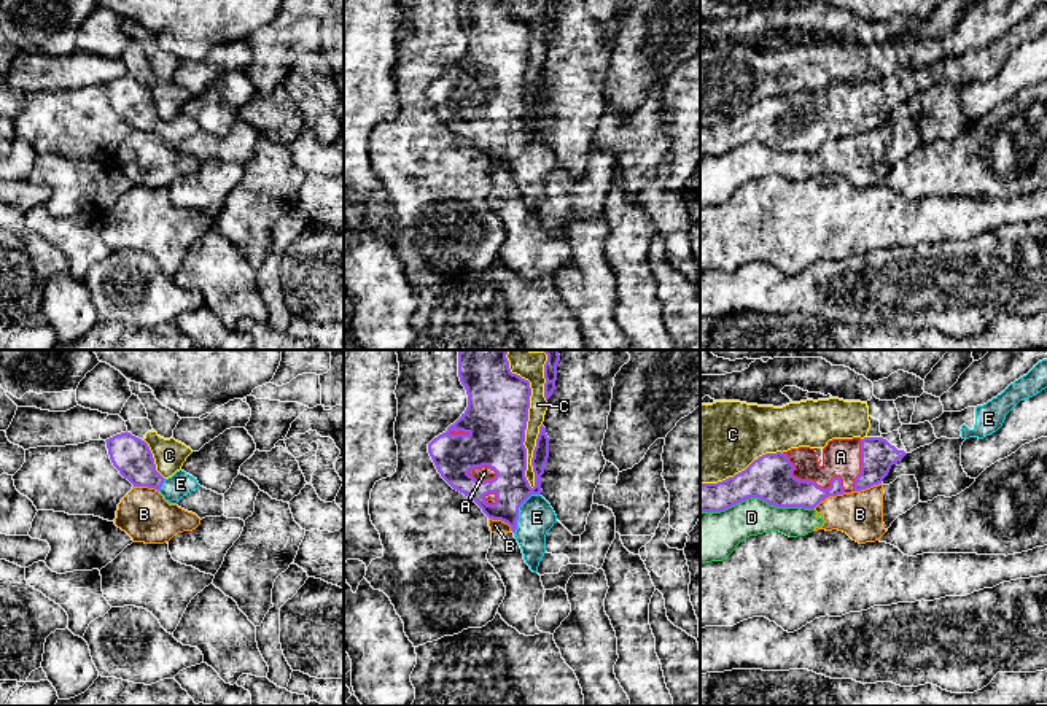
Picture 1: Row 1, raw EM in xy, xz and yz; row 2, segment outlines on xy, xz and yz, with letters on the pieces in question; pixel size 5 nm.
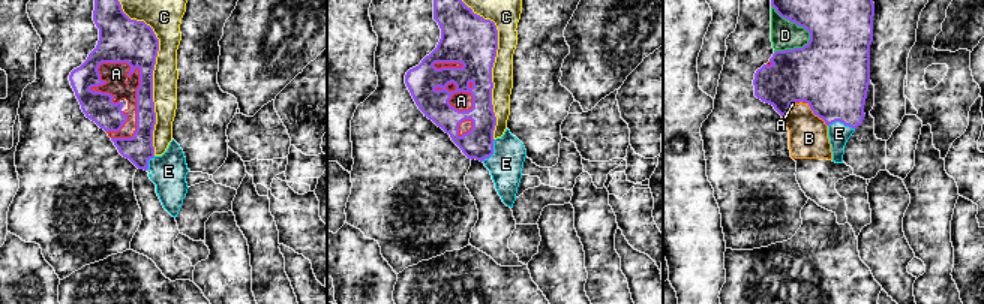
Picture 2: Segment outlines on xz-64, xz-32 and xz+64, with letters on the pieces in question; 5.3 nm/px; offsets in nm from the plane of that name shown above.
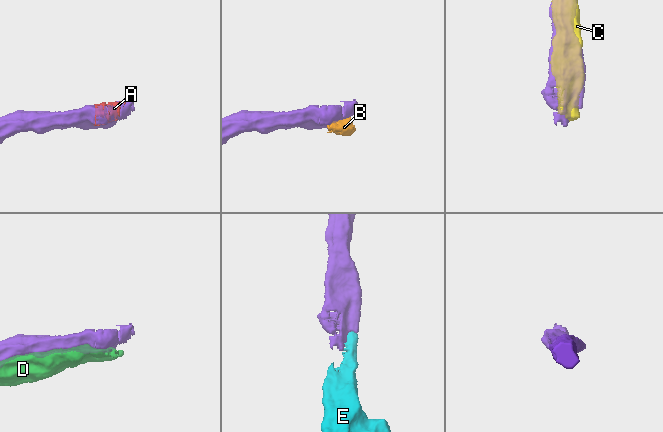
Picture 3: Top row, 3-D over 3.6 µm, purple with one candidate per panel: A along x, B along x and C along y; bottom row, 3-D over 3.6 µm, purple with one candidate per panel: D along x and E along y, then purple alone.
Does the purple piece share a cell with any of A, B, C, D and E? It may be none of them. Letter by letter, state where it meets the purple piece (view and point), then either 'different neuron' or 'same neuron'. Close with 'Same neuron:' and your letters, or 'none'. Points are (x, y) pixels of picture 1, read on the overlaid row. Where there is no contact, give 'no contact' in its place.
A: contact yz (812, 481); same neuron
B: contact yz (867, 487); different neuron
C: contact xz (527, 417); different neuron
D: contact yz (756, 496); different neuron
E: contact xz (517, 511); same neuron
Same neuron: A, E

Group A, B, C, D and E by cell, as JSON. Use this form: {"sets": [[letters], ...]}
{"sets": [["A", "E"], ["B", "D"], ["C"]]}

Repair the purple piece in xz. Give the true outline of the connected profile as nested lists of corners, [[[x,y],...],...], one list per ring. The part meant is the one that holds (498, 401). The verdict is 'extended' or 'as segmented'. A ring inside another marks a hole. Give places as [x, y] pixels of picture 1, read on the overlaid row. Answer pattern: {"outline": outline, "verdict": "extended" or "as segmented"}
{"outline": [[[457,350],[458,377],[468,394],[461,417],[428,444],[428,453],[441,477],[457,491],[471,498],[492,520],[511,526],[524,560],[533,572],[546,553],[546,534],[557,522],[551,504],[541,496],[541,475],[549,458],[549,437],[539,426],[531,466],[535,487],[527,477],[525,429],[528,421],[530,382],[509,369],[509,350]]], "verdict": "extended"}

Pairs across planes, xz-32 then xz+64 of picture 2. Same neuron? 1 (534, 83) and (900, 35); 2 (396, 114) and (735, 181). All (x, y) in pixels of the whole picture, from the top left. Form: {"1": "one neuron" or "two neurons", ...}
{"1": "one neuron", "2": "one neuron"}

